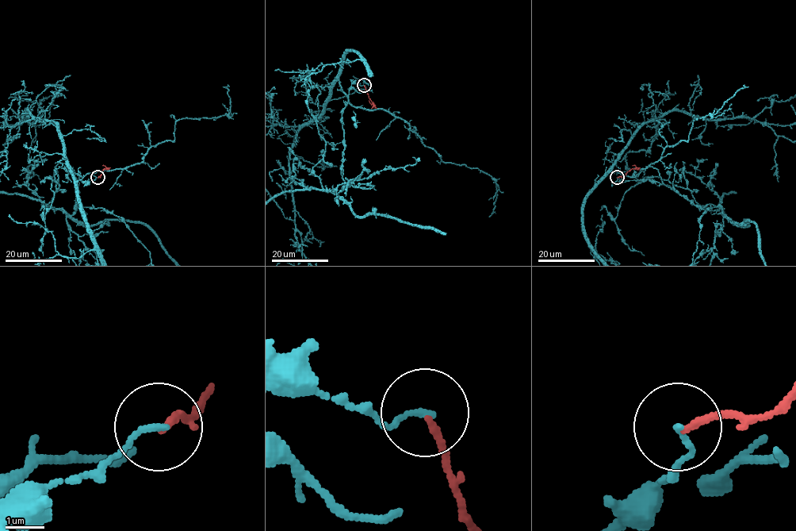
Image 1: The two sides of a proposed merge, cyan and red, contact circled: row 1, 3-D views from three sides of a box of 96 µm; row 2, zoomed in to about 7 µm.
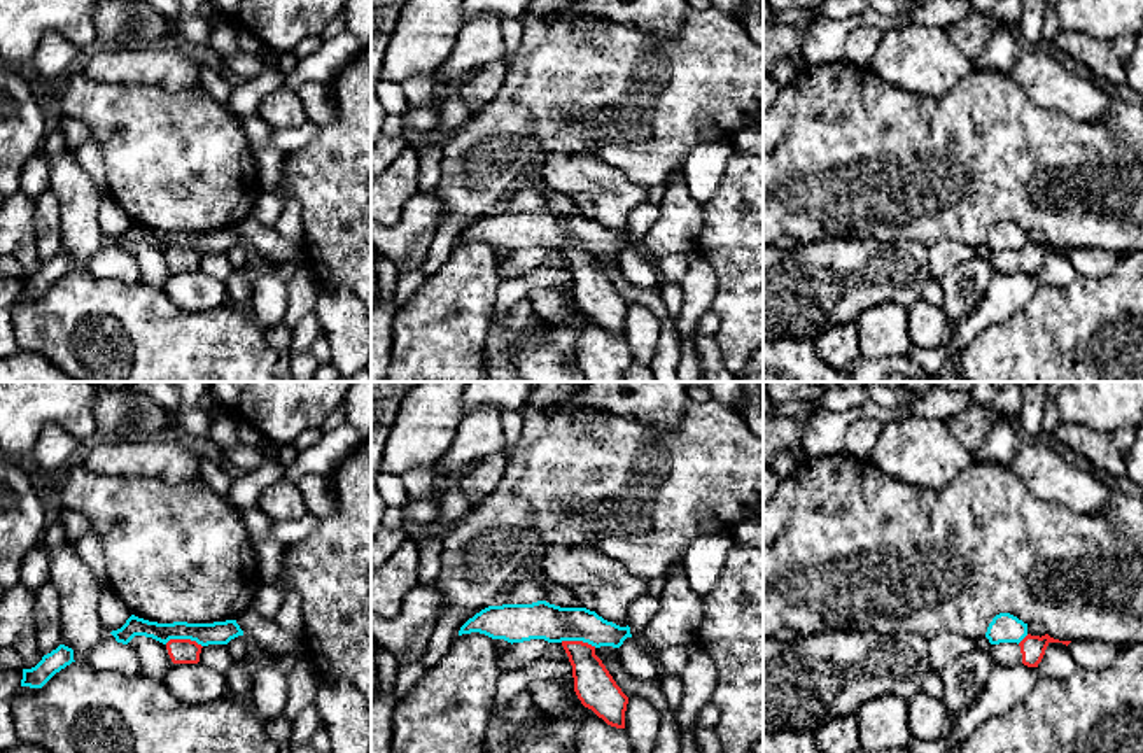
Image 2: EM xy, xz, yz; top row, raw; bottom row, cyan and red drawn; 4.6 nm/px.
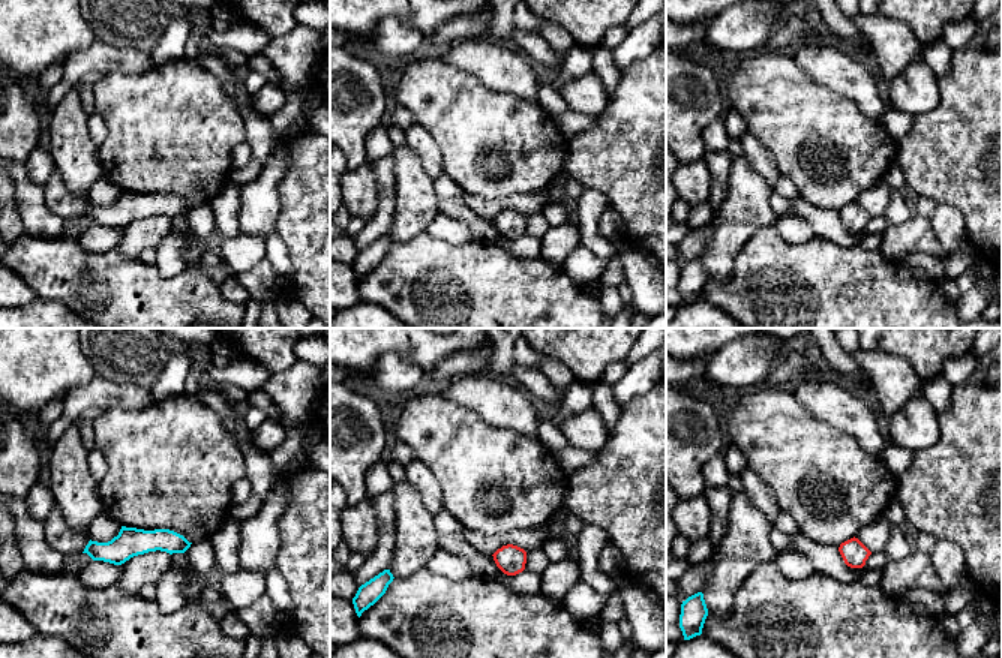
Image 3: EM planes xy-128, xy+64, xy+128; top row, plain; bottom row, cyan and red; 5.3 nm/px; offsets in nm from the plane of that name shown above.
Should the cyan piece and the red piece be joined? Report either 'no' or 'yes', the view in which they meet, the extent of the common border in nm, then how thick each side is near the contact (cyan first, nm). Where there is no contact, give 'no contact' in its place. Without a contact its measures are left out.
no; contact in xy; length 180 nm; calibres 110 and 110 nm

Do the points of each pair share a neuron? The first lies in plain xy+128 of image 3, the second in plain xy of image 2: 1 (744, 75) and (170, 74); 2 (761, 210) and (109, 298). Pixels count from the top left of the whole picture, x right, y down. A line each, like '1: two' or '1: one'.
1: two
2: two

